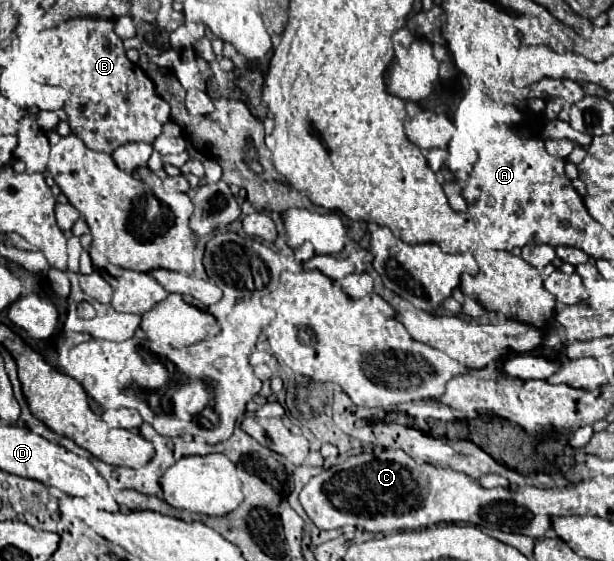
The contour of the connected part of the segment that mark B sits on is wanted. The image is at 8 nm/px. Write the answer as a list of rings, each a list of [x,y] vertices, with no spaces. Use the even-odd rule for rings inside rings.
[[[75,17],[31,39],[27,33],[19,33],[19,37],[23,57],[33,75],[45,85],[59,85],[71,93],[65,105],[71,133],[79,135],[89,149],[113,153],[125,143],[151,143],[161,135],[171,109],[155,93],[151,79],[137,65],[129,63],[123,41],[113,31],[113,21]]]

